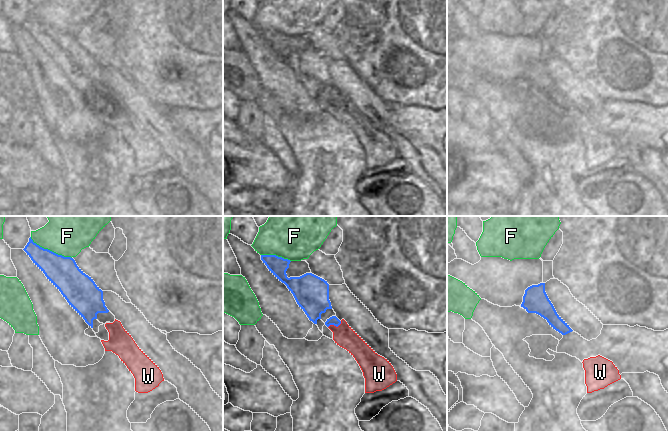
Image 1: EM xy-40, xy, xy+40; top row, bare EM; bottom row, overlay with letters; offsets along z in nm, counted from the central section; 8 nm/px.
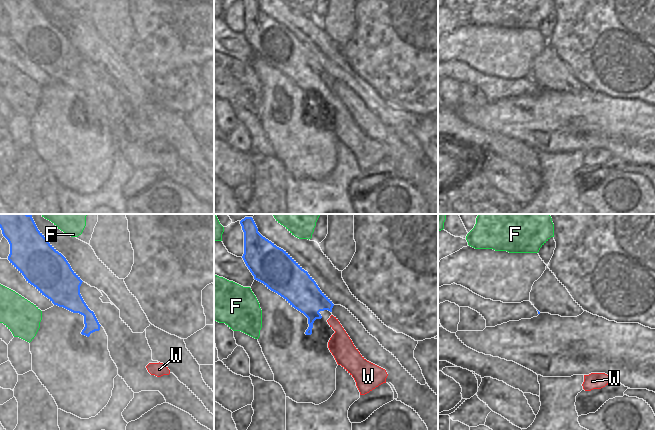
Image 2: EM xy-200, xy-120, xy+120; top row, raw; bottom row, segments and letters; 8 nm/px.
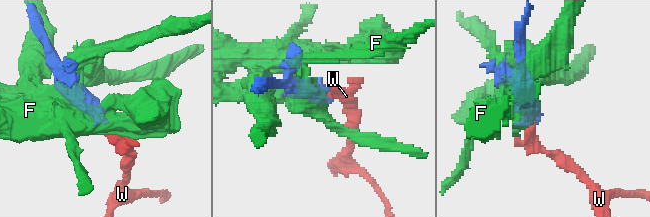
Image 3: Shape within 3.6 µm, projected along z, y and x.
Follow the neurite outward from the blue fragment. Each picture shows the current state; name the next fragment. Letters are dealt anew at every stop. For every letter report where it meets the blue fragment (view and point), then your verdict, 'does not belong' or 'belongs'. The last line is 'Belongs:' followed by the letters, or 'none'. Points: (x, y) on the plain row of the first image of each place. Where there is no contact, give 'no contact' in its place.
F: xy-40 (49, 26) | does not belong
W: xy (335, 101) | belongs
Belongs: W

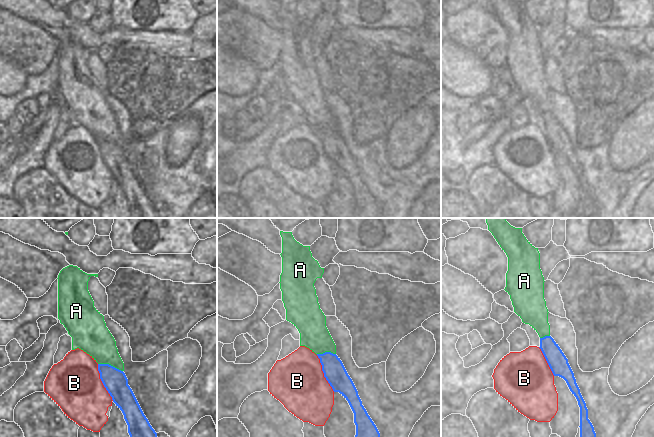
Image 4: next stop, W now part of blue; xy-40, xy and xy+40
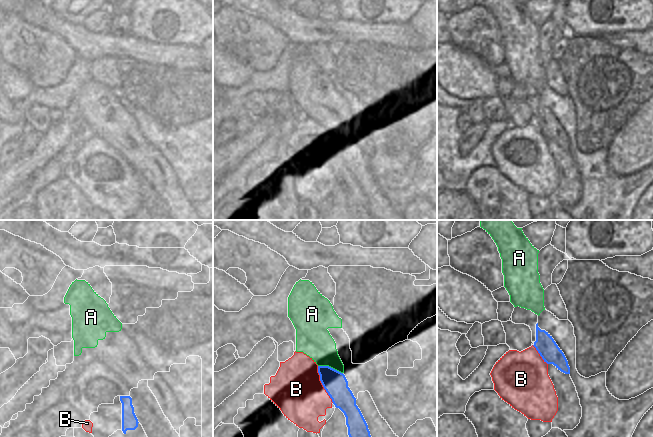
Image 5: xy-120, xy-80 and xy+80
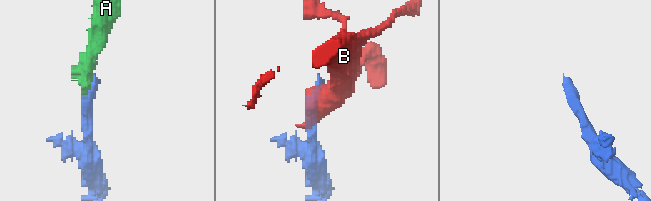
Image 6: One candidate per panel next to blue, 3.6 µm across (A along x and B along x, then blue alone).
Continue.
A: xy-40 (110, 141) | does not belong
B: xy-40 (102, 158) | does not belong
Belongs: none

